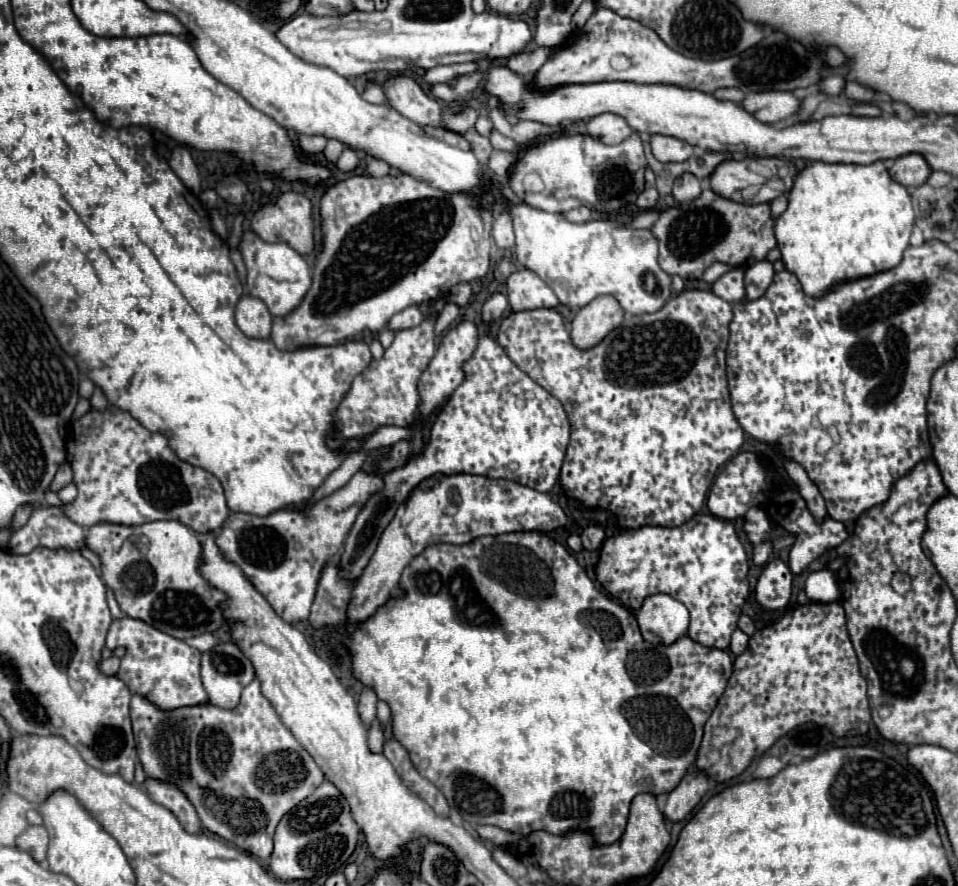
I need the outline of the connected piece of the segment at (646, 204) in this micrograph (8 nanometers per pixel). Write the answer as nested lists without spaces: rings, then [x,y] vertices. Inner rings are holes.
[[[645,188],[645,190],[639,194],[639,198],[637,198],[635,204],[637,204],[641,210],[653,210],[655,204],[657,204],[657,200],[659,200],[657,190],[655,190],[655,188]]]

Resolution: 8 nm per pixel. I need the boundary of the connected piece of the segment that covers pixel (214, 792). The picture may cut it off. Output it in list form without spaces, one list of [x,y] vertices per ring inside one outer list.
[[[253,680],[245,686],[239,706],[231,710],[221,710],[213,704],[177,708],[173,712],[161,712],[151,702],[141,696],[131,698],[131,722],[137,740],[139,760],[145,774],[165,782],[175,782],[185,790],[187,798],[193,802],[203,826],[213,834],[219,834],[227,842],[247,850],[249,854],[267,860],[273,852],[273,832],[283,814],[287,814],[301,800],[311,796],[315,788],[325,780],[325,774],[315,764],[315,760],[301,748],[295,736],[283,726],[273,704],[261,694],[261,682]]]

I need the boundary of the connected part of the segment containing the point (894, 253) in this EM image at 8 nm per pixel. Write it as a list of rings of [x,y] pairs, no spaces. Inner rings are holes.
[[[881,160],[869,166],[811,162],[795,176],[787,198],[787,210],[775,220],[775,238],[785,268],[799,278],[809,296],[821,296],[837,282],[897,266],[903,258],[903,250],[909,246],[913,222],[915,212],[907,188],[889,176]]]

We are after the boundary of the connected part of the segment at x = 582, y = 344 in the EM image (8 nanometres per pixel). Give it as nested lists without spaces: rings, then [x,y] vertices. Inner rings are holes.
[[[599,296],[583,306],[571,322],[571,342],[579,350],[597,346],[623,320],[623,310],[615,298]]]

